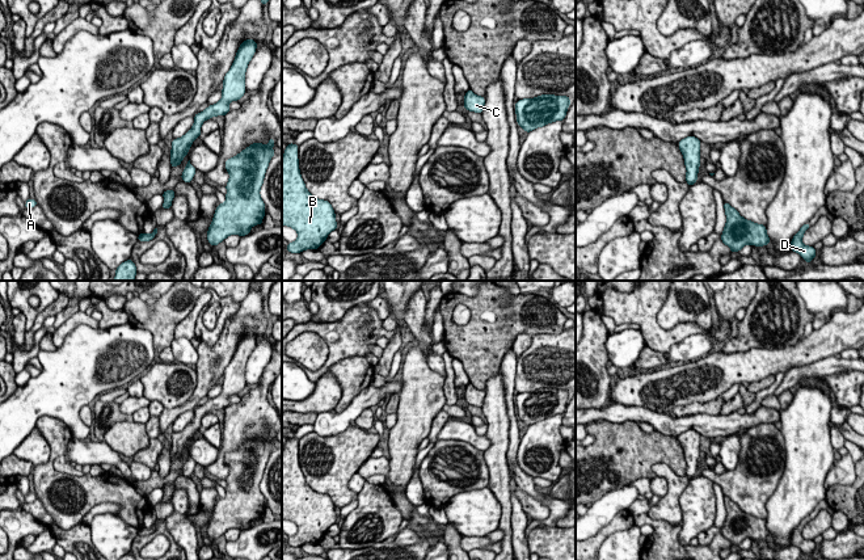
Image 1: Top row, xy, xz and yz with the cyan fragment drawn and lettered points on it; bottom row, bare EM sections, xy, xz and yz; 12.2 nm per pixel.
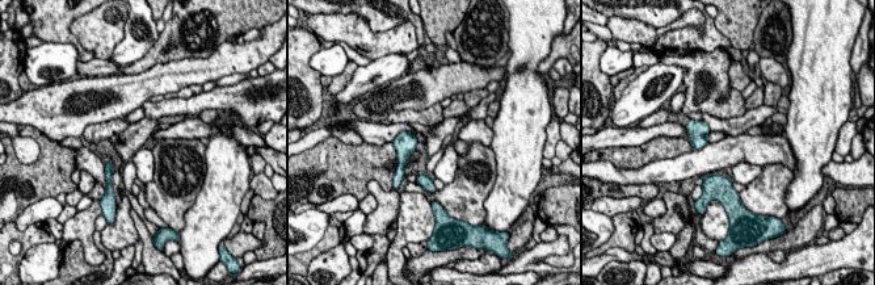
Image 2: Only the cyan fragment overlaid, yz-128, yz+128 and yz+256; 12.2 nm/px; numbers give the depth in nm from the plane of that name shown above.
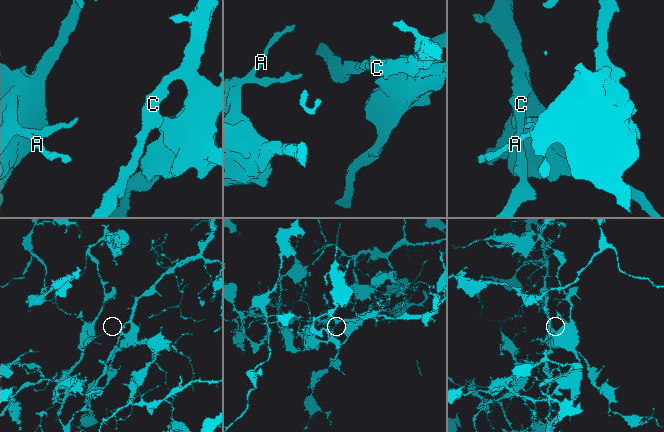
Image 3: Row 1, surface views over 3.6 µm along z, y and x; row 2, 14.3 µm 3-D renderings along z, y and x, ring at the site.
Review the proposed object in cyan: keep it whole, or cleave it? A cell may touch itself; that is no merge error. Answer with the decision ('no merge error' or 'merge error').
no merge error

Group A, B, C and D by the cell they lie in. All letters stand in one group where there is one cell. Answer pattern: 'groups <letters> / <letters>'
groups A B C D

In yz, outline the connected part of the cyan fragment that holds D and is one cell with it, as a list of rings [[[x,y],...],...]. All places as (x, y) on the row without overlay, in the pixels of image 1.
[[[805,517],[791,535],[791,544],[798,547],[806,555],[806,557],[810,557],[817,548],[814,540],[802,538],[802,530],[809,521],[810,518]]]

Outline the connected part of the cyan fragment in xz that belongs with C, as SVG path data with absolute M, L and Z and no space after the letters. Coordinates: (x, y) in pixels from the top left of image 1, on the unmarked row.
M471 383L464 388L464 401L468 405L482 407L485 399L485 391L476 390Z

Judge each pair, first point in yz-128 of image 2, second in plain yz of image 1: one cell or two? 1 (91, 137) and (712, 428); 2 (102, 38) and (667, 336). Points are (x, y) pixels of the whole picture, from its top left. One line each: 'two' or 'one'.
1: two
2: two

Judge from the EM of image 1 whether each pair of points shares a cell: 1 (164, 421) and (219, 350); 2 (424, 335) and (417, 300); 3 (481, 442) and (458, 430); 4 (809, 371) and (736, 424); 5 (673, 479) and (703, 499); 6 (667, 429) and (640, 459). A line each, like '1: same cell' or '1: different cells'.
1: same cell
2: same cell
3: same cell
4: different cells
5: different cells
6: different cells

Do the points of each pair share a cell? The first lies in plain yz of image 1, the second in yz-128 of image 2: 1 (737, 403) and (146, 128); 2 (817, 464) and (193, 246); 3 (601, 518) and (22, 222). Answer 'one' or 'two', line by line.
1: one
2: one
3: one

